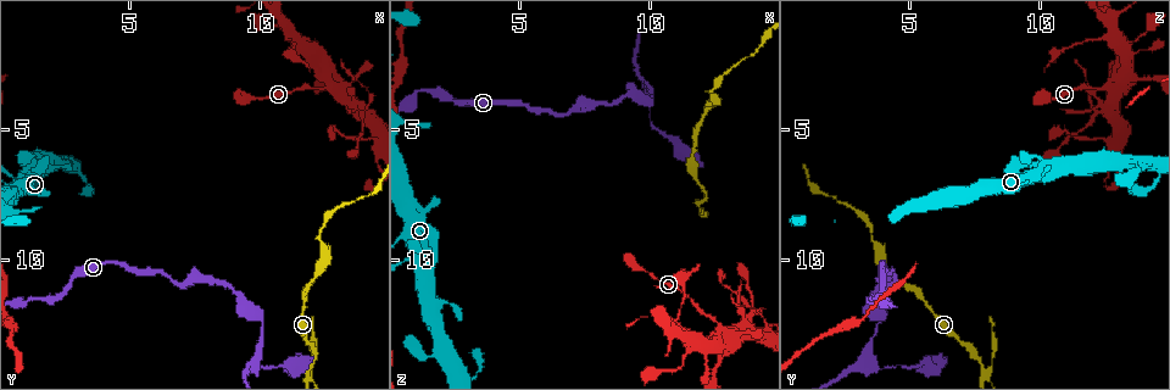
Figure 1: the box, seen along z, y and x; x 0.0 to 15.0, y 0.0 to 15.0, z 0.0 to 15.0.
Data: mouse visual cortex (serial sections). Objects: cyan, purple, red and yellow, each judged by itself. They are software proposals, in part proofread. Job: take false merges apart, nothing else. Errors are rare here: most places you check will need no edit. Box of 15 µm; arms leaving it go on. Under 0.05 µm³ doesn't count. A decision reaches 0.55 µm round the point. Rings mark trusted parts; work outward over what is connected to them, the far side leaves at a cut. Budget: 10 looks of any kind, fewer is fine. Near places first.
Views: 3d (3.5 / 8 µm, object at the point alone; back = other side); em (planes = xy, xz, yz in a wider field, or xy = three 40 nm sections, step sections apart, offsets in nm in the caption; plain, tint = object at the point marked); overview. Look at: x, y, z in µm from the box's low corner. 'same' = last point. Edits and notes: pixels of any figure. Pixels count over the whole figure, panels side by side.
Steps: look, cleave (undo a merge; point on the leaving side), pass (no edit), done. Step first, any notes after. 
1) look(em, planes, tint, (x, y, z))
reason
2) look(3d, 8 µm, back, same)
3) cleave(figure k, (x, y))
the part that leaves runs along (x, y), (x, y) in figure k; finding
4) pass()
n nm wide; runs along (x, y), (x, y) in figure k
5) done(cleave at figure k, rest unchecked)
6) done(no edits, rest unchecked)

look(3d, 8 µm, (1.3, 6.1, 10.1))
narrows sharply

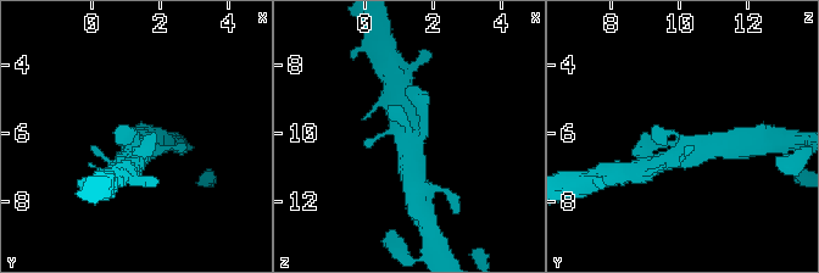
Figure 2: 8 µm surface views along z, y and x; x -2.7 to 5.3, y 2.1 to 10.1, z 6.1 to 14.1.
look(3d, 3.5 µm, (1.2, 6.2, 10.1))
closer look

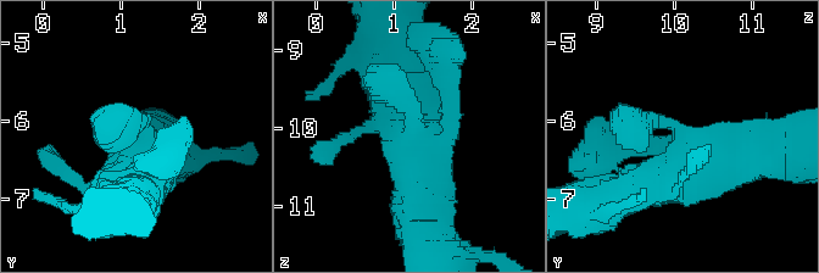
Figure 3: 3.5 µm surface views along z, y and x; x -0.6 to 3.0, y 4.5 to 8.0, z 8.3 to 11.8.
look(em, xy, step 2, tint, (1.30, 6.20, 10.10))
need the tissue

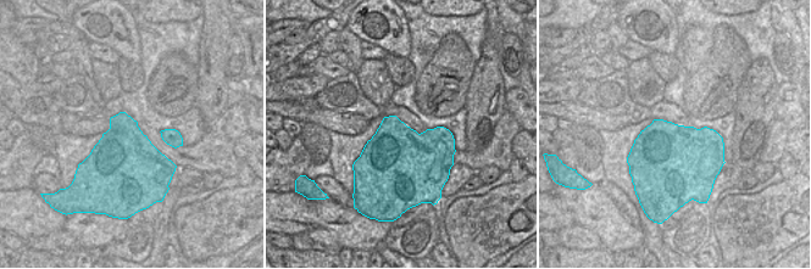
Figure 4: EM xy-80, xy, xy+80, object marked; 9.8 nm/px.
pass()
runs along (625, 194), (695, 160), (775, 152) in figure 3; continuous, no second cell

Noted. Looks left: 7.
look(3d, 3.5 µm, (14.3, 5.3, 12.3))
abrupt turn

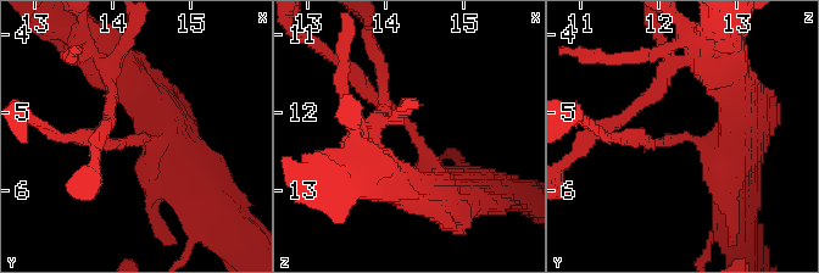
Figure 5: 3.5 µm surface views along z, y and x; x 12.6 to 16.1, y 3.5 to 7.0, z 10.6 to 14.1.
look(em, xy, step 5, tint, (14.40, 5.35, 12.30))
arms of 150, 450 nm; now the EM

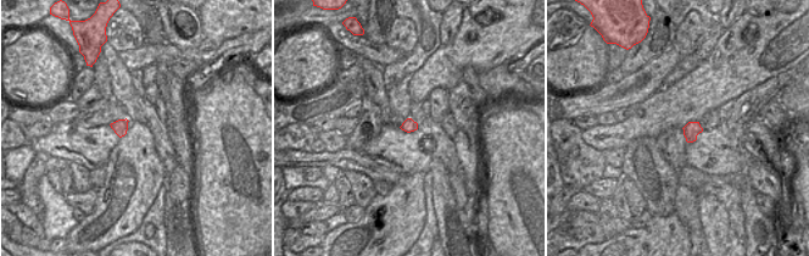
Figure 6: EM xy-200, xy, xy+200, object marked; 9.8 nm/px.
pass()
runs along (438, 189), (411, 127), (362, 83) in figure 5; one cell here

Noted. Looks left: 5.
look(3d, 3.5 µm, (12.0, 14.3, 7.9))
sudden change in width

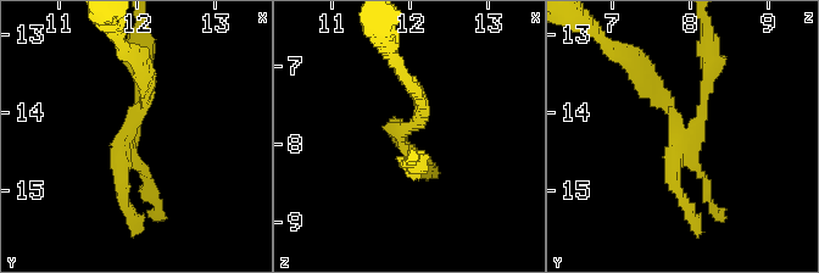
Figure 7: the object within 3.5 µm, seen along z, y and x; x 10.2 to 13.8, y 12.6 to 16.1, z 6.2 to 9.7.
look(em, xy, step 5, tint, (11.95, 14.20, 7.85))
4 arms; arms of 150, 150, 200, 200 nm; need the tissue

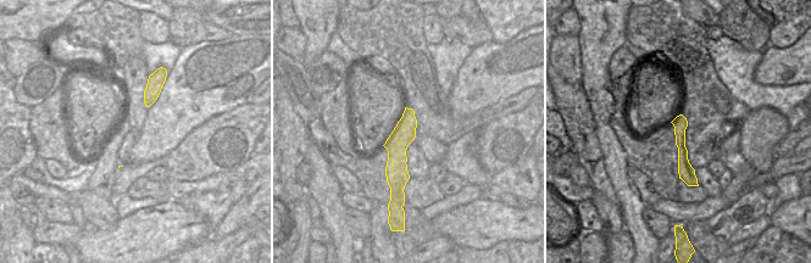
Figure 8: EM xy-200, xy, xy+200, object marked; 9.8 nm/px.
cleave(figure 7, (154, 190))
the part that leaves runs along (689, 127), (703, 112), (707, 33) in figure 7; two cells meet here

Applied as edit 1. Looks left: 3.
done(cleave at figure 7, rest unchecked)

